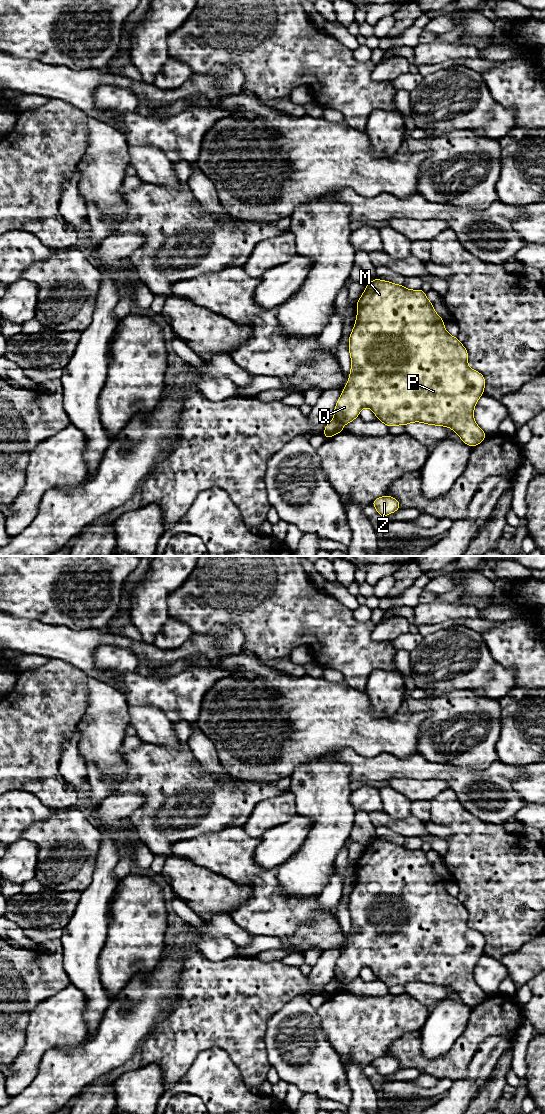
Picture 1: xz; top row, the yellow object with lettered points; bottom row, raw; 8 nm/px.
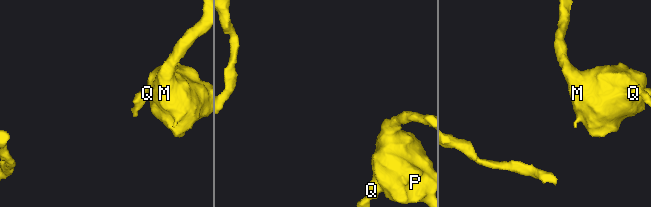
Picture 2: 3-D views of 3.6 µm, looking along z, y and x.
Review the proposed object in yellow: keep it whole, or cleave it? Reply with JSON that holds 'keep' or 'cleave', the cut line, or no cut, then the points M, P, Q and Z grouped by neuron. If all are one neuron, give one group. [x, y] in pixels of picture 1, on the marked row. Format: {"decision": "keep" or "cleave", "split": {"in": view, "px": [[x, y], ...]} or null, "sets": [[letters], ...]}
{"decision": "cleave", "split": {"in": "xz", "px": [[334, 418], [343, 424]]}, "sets": [["M", "P", "Q"], ["Z"]]}

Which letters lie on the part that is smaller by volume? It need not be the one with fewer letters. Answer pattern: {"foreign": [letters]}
{"foreign": ["Z"]}

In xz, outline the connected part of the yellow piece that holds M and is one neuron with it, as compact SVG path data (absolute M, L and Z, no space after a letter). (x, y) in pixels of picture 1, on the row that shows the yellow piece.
M375 278L366 285L365 291L356 303L356 307L357 317L354 328L349 336L348 345L351 356L351 371L348 382L344 387L340 398L336 402L334 419L343 425L348 424L359 416L360 411L364 407L368 407L373 411L377 419L388 427L397 425L405 426L412 422L445 426L451 428L456 434L458 434L462 442L468 446L475 447L479 445L486 438L486 433L474 421L474 407L477 404L478 399L484 394L484 387L486 384L485 378L480 372L468 367L468 351L457 337L451 336L446 331L444 320L435 312L433 303L427 299L426 293L421 289L410 290L403 285Z

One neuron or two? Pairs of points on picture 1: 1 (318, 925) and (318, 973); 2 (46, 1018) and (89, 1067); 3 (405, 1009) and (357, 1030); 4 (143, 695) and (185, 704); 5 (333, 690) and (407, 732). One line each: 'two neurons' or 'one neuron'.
1: two neurons
2: two neurons
3: one neuron
4: one neuron
5: one neuron

